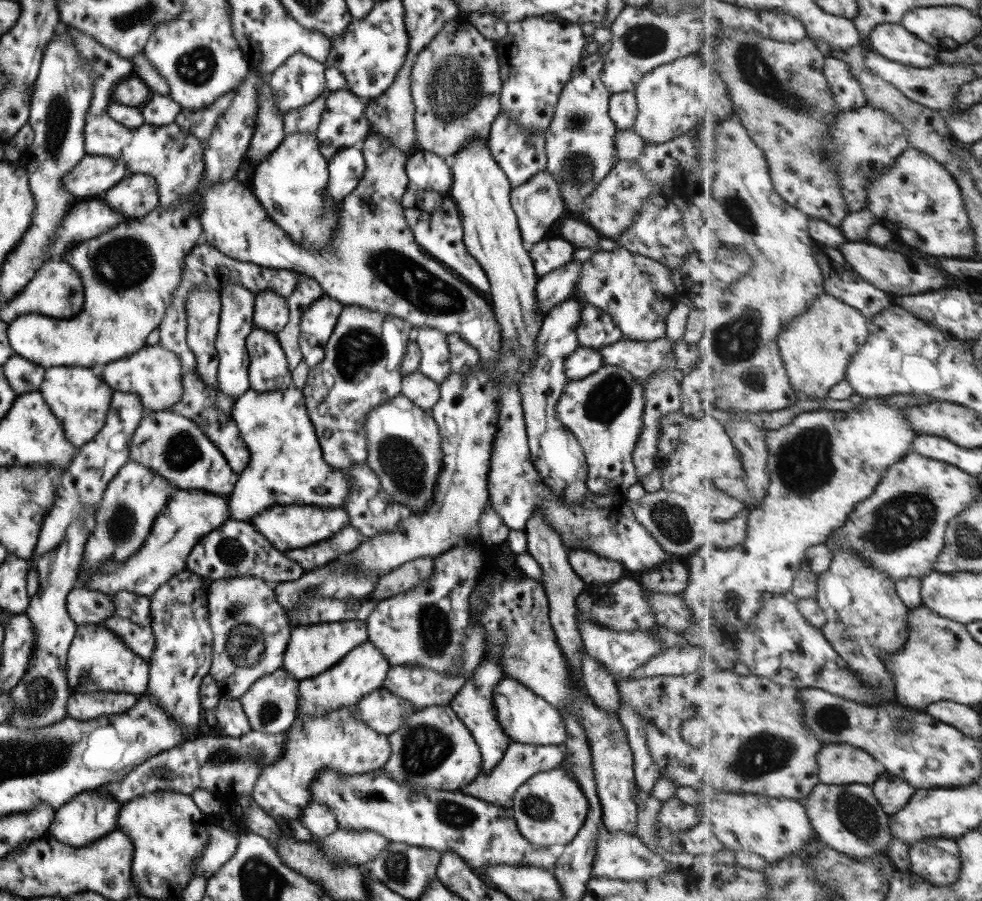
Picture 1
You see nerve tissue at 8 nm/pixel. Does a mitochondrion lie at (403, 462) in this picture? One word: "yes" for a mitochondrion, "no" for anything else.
yes

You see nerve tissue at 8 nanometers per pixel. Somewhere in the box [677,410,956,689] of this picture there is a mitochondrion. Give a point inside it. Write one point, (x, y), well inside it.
(907, 518)

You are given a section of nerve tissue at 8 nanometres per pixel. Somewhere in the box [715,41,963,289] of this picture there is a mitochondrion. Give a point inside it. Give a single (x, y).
(734, 207)

